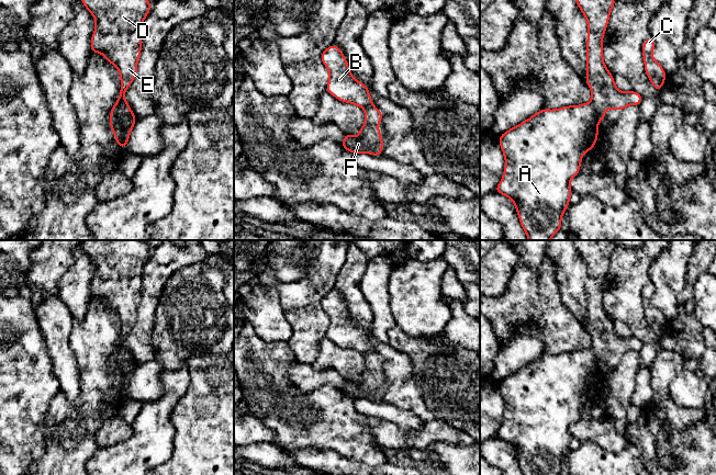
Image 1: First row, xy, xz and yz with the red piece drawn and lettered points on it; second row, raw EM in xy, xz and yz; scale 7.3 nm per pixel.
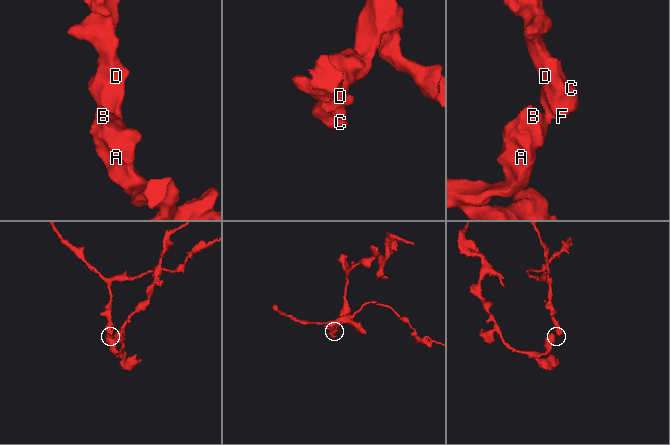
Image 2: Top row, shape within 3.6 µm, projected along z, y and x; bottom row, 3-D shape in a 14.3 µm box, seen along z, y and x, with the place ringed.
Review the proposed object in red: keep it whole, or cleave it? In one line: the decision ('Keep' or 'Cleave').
Cleave

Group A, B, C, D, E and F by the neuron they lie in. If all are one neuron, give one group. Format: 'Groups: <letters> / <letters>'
Groups: A B / C D E F

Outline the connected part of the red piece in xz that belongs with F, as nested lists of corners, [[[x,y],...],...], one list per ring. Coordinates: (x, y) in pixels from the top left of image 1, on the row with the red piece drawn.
[[[374,106],[365,109],[366,124],[359,128],[359,138],[351,134],[345,133],[344,142],[340,144],[346,150],[351,154],[366,152],[372,156],[381,156],[383,140],[379,133],[379,122],[383,114]]]

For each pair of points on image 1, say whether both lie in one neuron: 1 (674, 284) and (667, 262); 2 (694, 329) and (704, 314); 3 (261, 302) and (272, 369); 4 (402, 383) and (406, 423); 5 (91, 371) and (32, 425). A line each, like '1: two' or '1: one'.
1: one
2: two
3: two
4: two
5: two

